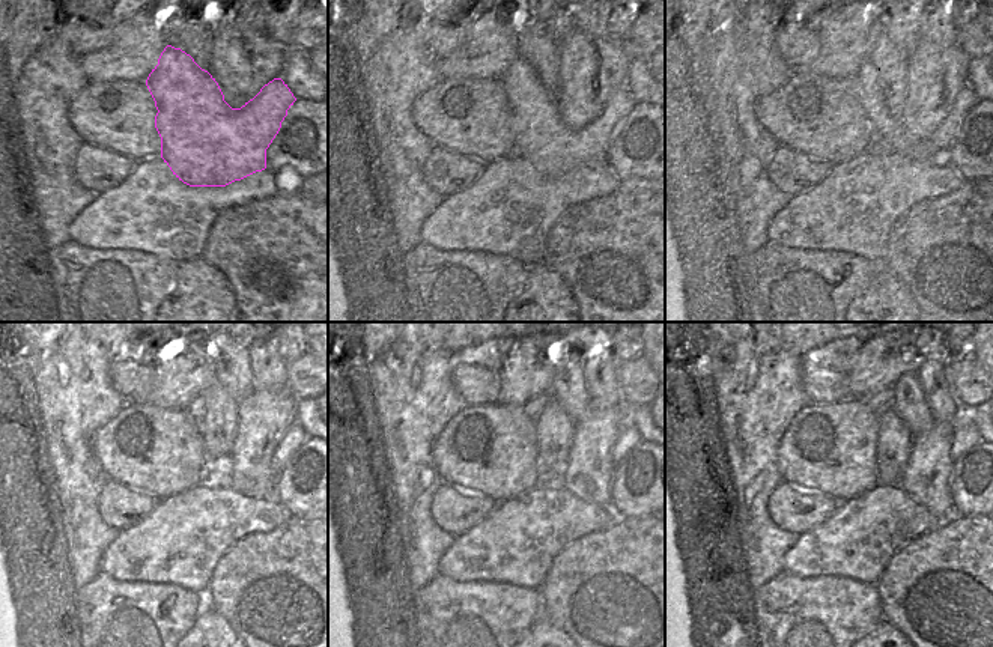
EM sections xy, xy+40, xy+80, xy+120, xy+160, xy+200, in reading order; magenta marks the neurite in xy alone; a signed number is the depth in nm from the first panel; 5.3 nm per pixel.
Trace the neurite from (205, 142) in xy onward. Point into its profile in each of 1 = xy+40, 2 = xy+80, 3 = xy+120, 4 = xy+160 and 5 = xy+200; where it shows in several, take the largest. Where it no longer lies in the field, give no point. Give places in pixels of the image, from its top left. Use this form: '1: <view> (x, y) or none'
1: xy+40 (539, 136)
2: xy+80 (888, 137)
3: xy+120 (294, 437)
4: xy+160 (629, 437)
5: xy+200 (965, 437)

